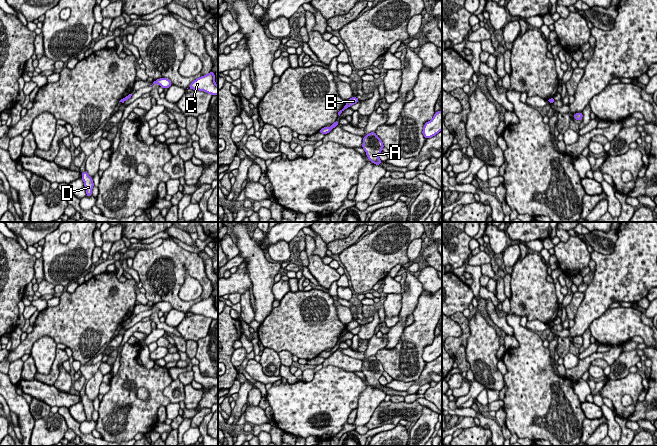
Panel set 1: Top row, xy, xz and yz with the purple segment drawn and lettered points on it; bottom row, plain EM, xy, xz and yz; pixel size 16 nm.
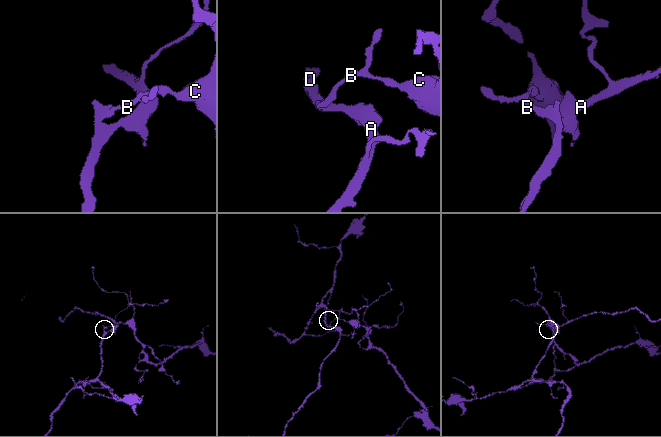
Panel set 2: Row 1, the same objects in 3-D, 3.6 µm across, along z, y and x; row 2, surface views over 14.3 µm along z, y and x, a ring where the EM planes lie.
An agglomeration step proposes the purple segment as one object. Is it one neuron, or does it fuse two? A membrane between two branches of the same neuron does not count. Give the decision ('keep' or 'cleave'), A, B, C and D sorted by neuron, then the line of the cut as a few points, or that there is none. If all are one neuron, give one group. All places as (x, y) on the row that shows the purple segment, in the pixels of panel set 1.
cleave; A D / B C; cut in xy along (121, 99), (122, 101)

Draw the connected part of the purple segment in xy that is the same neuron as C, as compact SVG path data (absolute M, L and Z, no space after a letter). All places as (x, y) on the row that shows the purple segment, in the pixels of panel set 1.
M210 71L207 75L195 79L188 88L204 91L212 96L218 95L218 85L215 83L215 73Z

